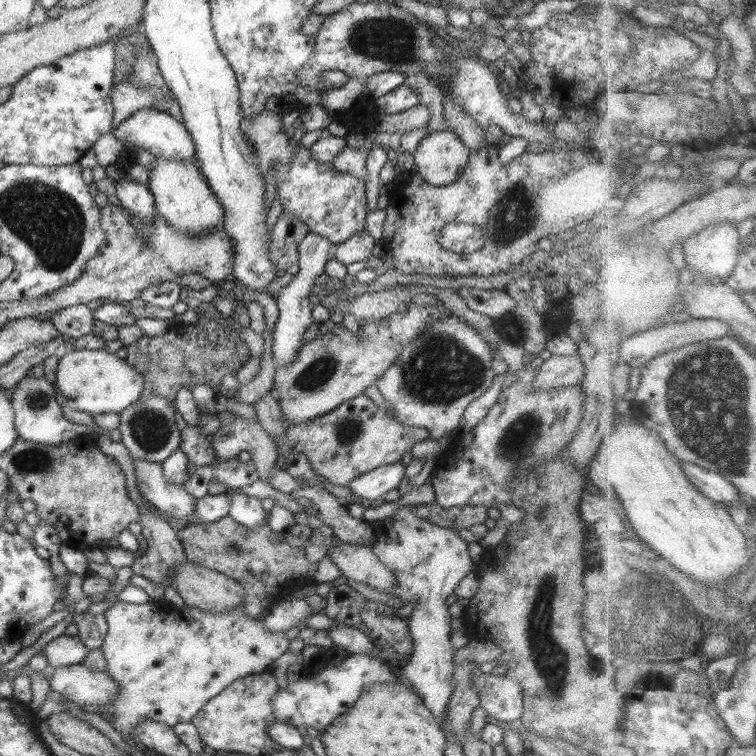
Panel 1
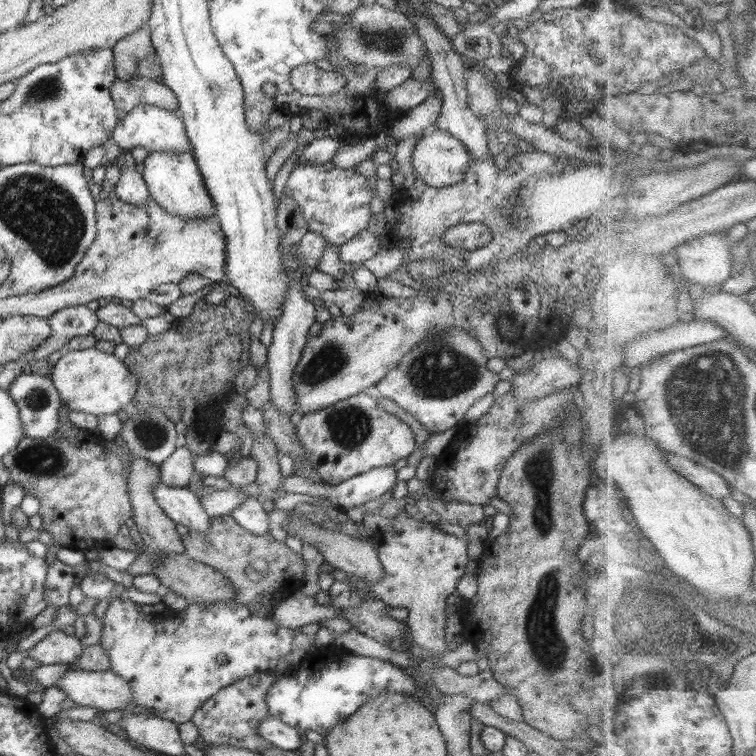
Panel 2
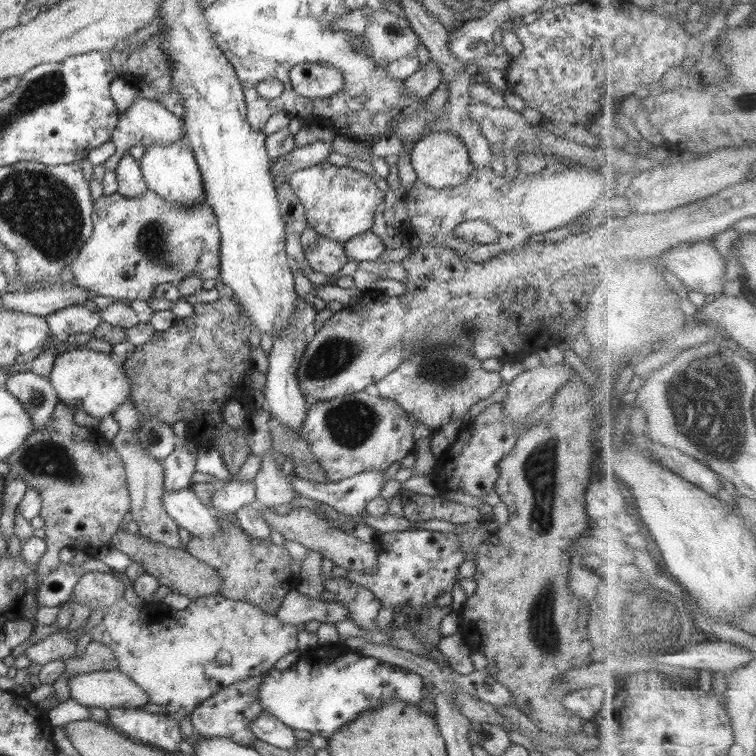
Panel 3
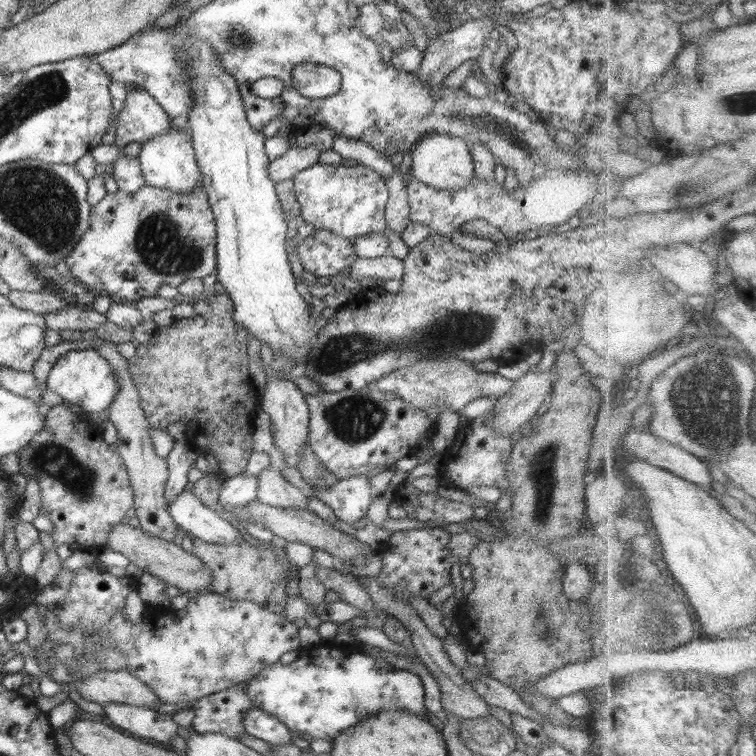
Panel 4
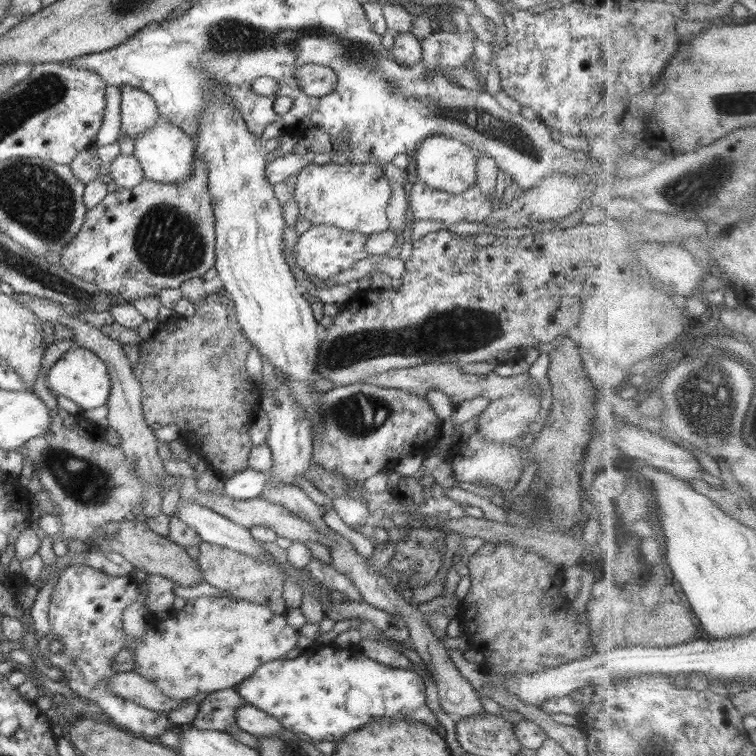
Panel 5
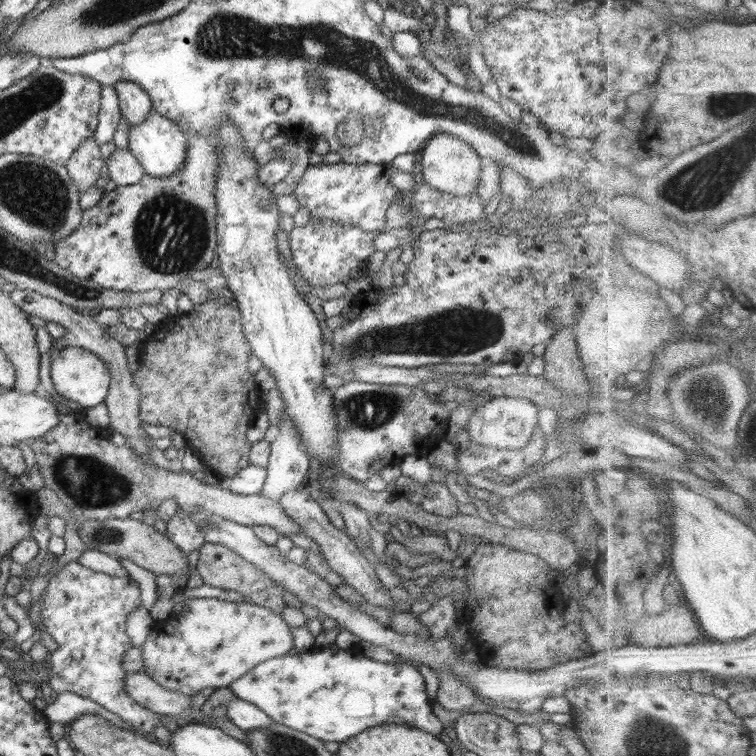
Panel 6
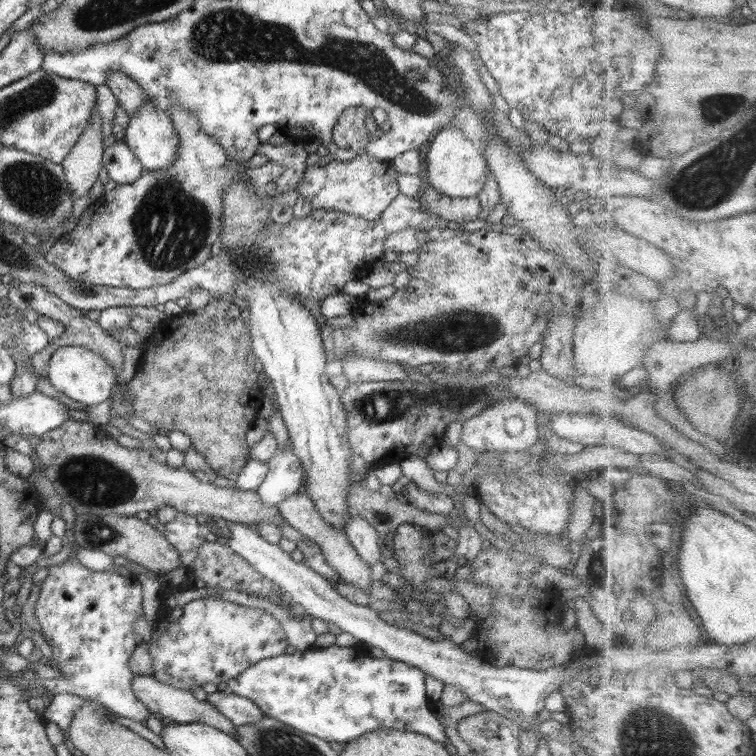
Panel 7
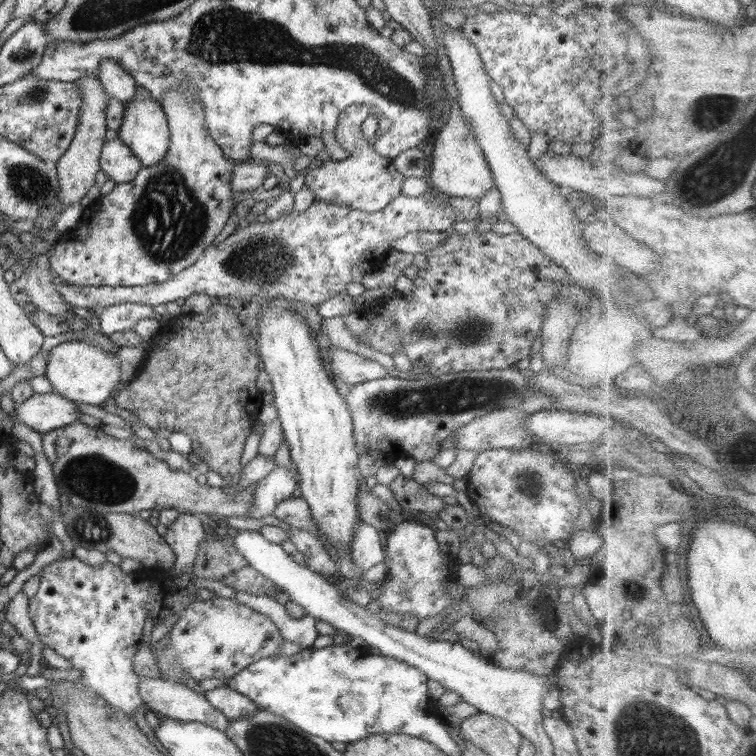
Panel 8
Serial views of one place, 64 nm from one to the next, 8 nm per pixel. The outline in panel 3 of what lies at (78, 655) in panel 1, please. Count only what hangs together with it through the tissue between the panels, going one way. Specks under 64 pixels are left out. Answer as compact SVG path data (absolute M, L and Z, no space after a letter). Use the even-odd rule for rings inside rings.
M58 630L44 638L42 642L29 645L24 650L24 655L32 663L38 663L39 665L52 662L52 660L64 660L66 657L74 657L78 644L73 642L72 638L68 639L63 633Z

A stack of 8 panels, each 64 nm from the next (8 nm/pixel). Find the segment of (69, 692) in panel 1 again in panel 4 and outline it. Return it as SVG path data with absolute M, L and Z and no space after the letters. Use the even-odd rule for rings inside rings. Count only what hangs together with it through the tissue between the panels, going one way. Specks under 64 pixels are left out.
M127 669L100 670L74 685L85 700L101 706L116 702L116 704L158 709L161 705L160 697L157 697L145 682L129 673Z

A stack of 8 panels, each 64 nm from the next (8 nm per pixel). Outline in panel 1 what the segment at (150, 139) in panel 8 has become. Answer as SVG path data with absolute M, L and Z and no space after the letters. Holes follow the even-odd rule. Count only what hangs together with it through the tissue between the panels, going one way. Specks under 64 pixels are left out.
M156 157L156 166L149 172L147 187L154 195L155 208L166 219L166 224L170 224L176 232L186 236L202 236L223 226L224 207L210 190L197 164L190 160L178 162Z

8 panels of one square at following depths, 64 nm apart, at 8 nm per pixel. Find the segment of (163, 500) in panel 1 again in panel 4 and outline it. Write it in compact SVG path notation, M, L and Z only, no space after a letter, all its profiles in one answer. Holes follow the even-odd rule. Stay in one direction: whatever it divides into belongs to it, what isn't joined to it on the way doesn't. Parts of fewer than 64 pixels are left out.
M184 490L168 504L168 512L174 519L178 527L182 527L189 533L192 533L195 538L205 540L212 544L235 544L239 540L243 540L242 534L238 531L238 527L231 524L228 520L222 518L214 510L208 508L192 491Z

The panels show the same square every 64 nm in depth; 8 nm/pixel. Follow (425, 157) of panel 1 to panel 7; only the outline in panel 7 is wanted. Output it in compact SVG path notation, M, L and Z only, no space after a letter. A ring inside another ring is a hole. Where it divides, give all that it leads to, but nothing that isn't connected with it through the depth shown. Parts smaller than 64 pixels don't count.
M444 128L433 140L426 156L426 176L435 190L452 198L474 198L484 188L487 162L481 150L460 130Z

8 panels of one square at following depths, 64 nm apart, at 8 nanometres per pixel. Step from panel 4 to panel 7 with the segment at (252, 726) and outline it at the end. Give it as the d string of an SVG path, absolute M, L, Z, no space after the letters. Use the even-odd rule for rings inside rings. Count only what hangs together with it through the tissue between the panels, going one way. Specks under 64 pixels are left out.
M220 687L212 694L207 694L207 702L235 726L256 724L258 720L264 718L264 713L252 700L234 694L224 687Z

